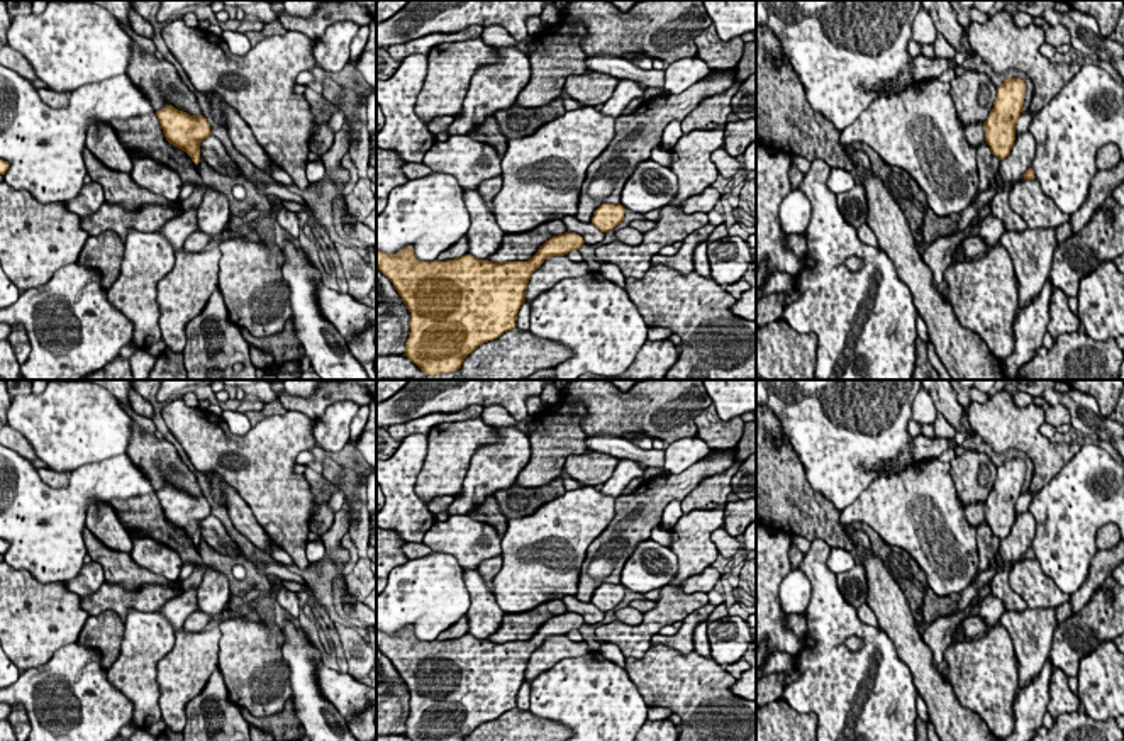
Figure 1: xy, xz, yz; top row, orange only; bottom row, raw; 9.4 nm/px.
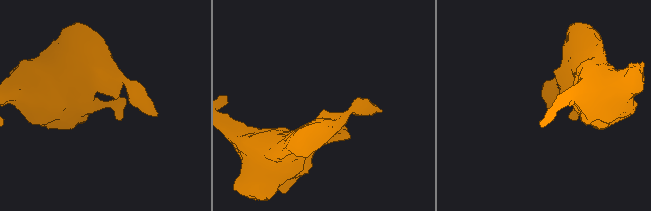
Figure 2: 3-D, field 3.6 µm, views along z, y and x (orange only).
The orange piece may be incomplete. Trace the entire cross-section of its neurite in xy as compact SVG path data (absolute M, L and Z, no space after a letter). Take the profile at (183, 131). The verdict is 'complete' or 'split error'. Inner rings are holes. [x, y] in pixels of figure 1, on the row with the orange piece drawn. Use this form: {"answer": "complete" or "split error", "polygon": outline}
{"answer": "complete", "polygon": "M166 105L156 110L163 134L170 144L185 151L195 164L200 159L200 142L212 136L210 124L203 115L190 115Z"}

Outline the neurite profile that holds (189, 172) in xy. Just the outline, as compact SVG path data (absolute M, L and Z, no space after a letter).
M156 112L125 120L114 119L107 124L112 125L127 153L147 156L173 168L181 181L188 180L193 185L200 181L200 171L192 158L166 141Z

